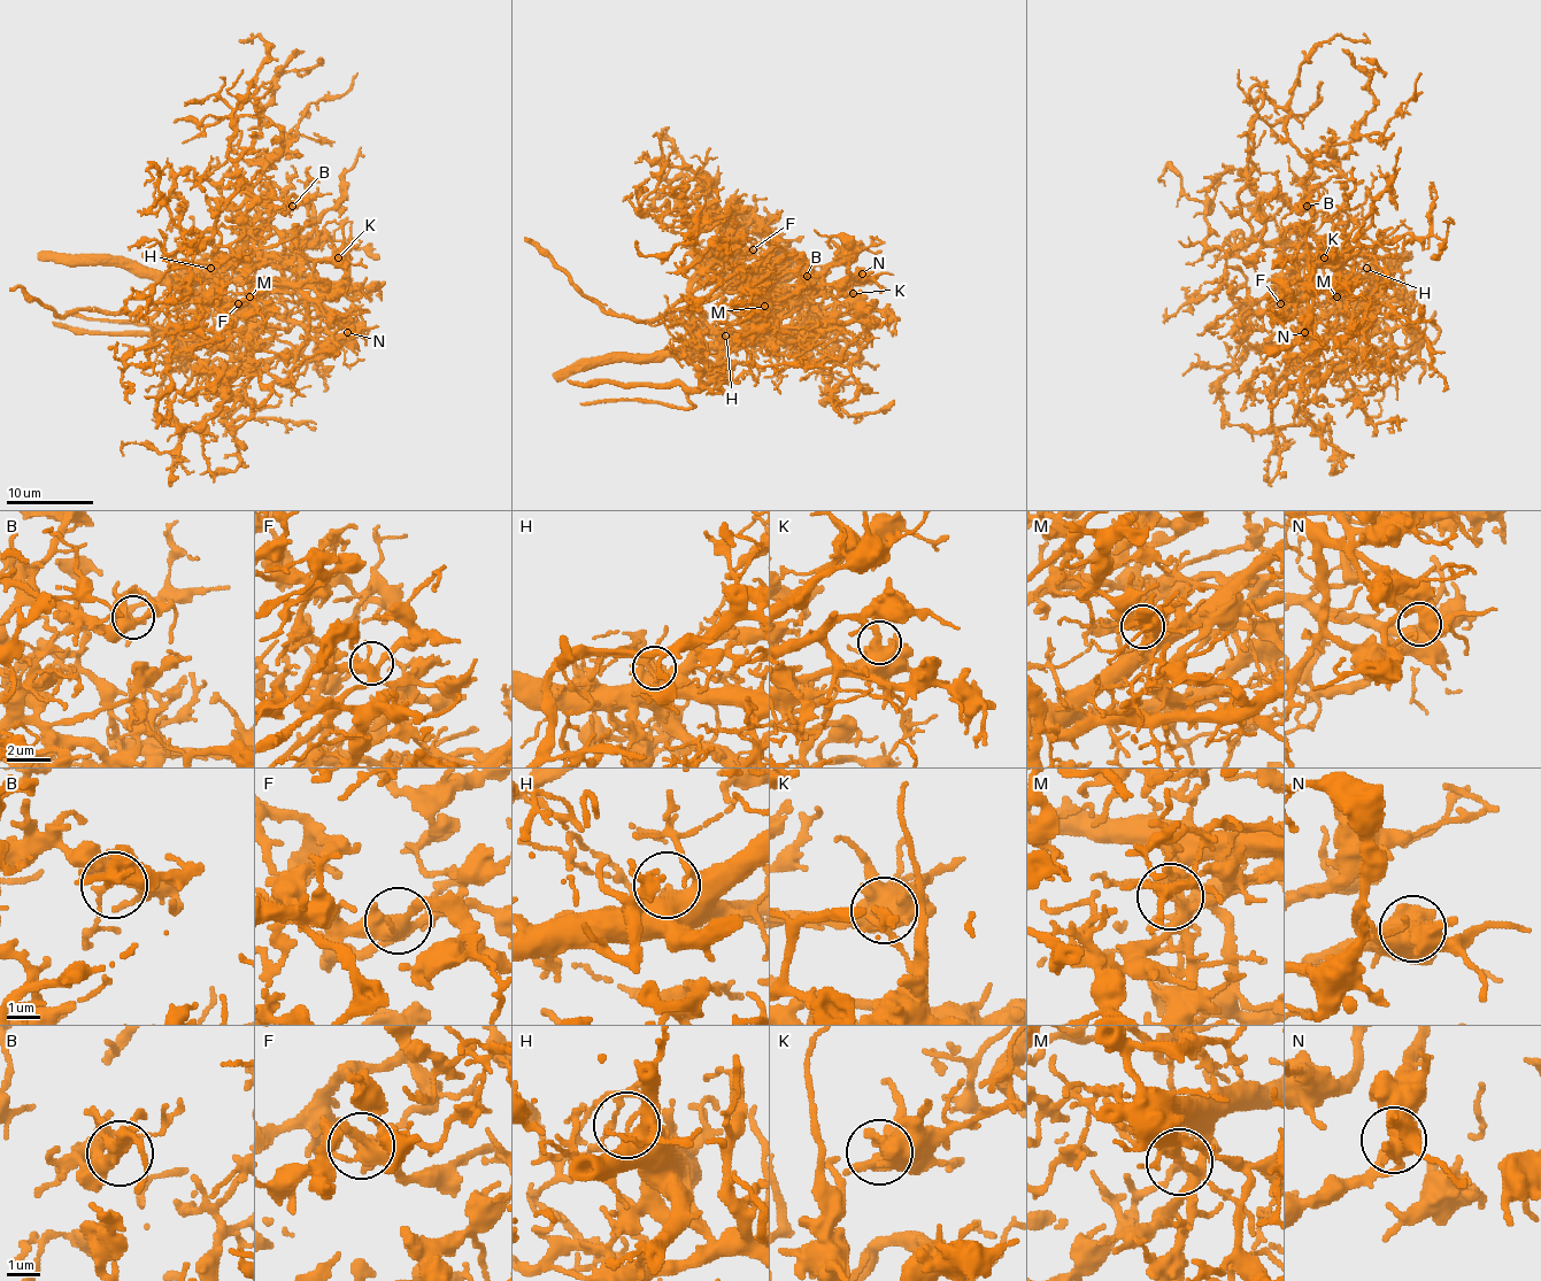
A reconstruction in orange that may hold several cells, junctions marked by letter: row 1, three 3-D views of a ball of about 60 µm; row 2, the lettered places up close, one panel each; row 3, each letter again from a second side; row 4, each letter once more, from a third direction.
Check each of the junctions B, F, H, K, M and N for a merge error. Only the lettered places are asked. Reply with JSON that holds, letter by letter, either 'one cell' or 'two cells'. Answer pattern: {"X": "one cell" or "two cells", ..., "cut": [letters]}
{"B": "one cell", "F": "one cell", "H": "two cells", "K": "one cell", "M": "two cells", "N": "one cell", "cut": ["H", "M"]}

